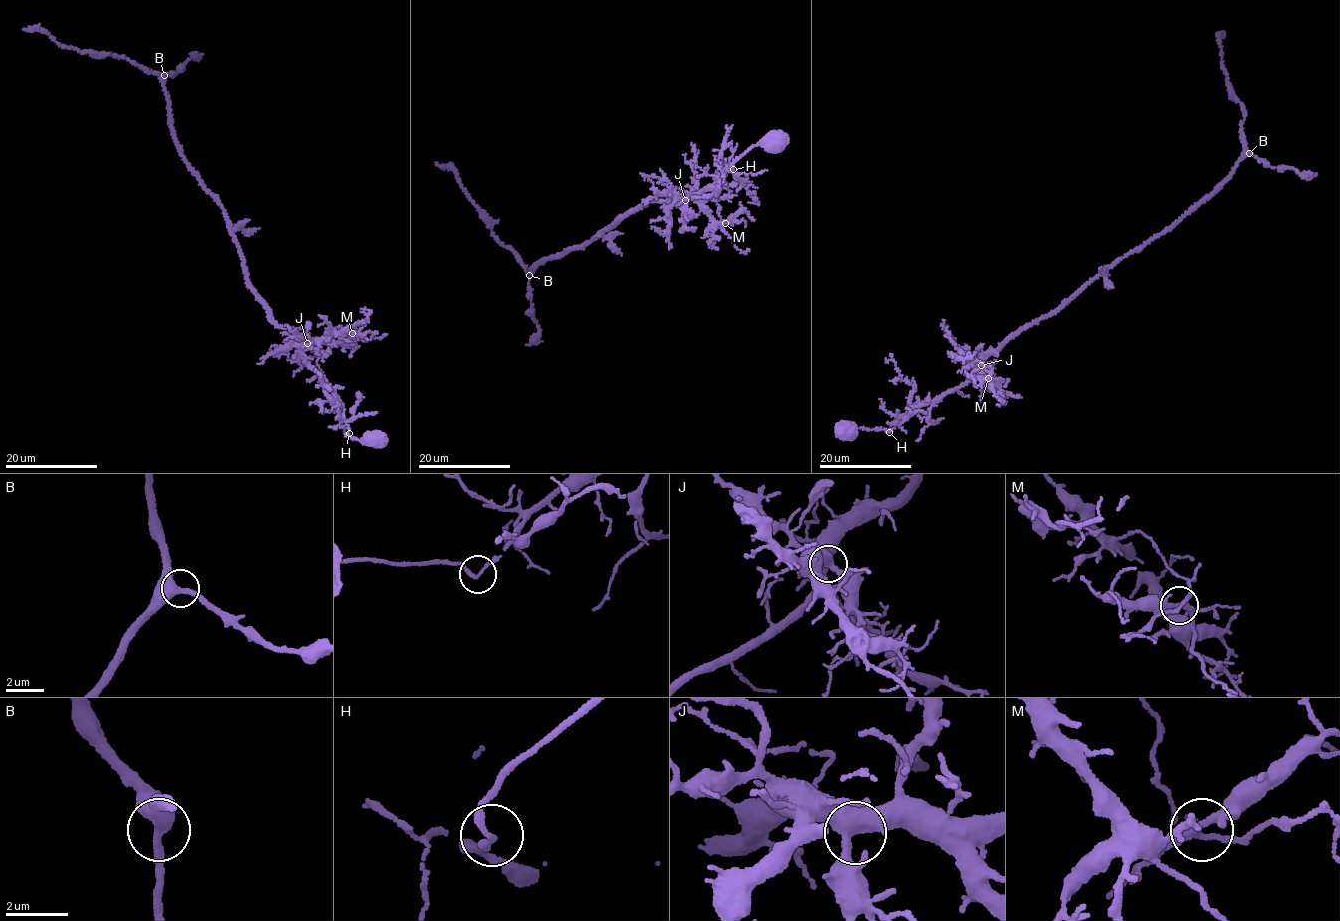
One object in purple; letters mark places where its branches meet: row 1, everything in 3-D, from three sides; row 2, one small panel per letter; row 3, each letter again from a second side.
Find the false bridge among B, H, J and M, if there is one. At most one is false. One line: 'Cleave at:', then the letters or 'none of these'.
Cleave at: none of these

